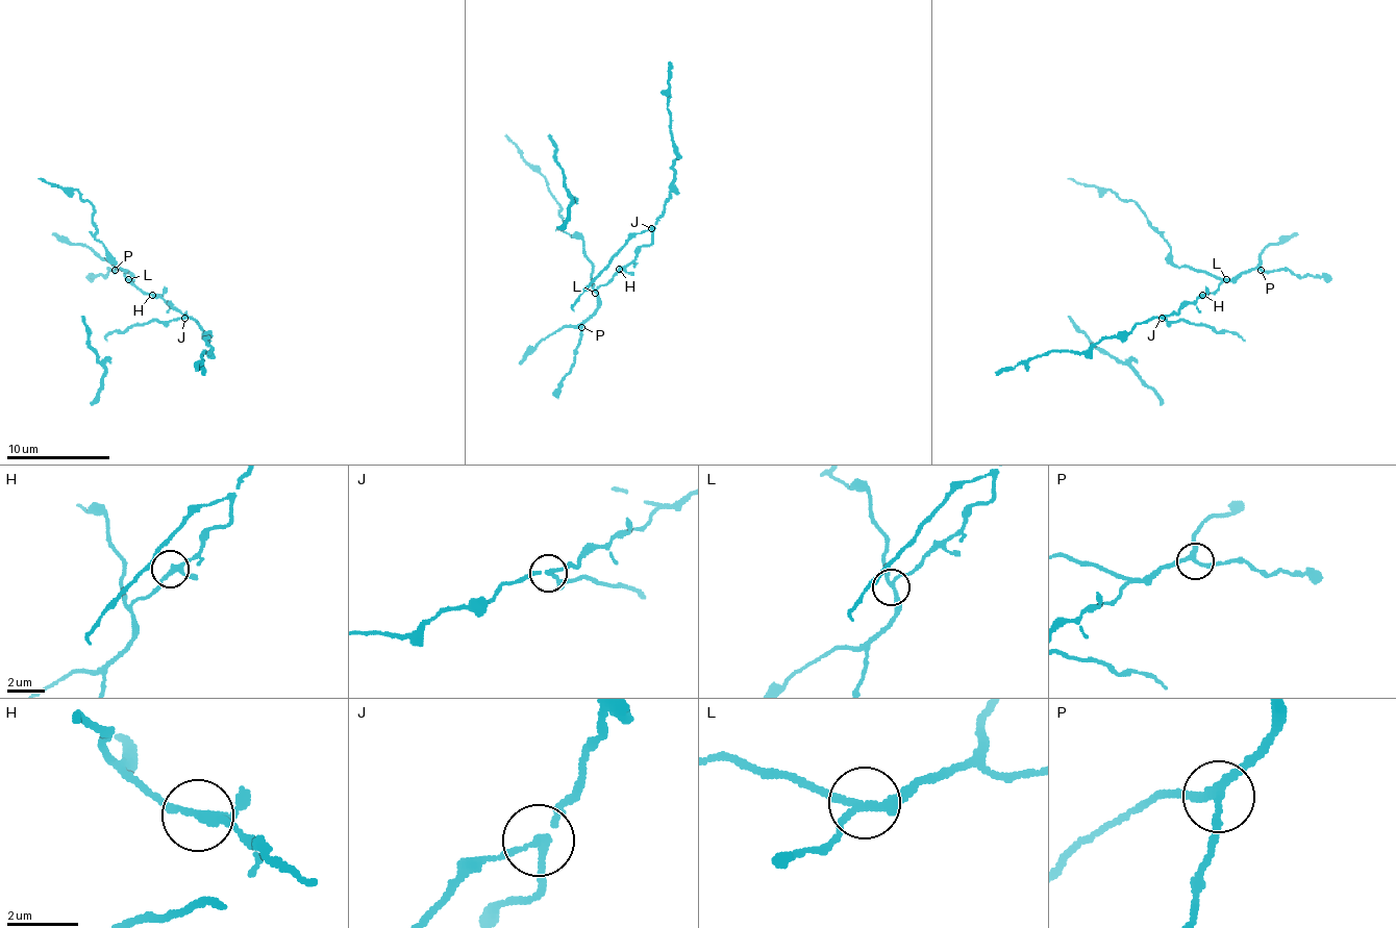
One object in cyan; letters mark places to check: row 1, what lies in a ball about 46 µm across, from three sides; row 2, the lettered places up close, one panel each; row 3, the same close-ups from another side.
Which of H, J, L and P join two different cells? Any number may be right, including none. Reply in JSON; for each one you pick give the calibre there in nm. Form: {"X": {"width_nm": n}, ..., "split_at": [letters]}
{"J": {"width_nm": 160}, "P": {"width_nm": 200}, "split_at": ["J", "P"]}

